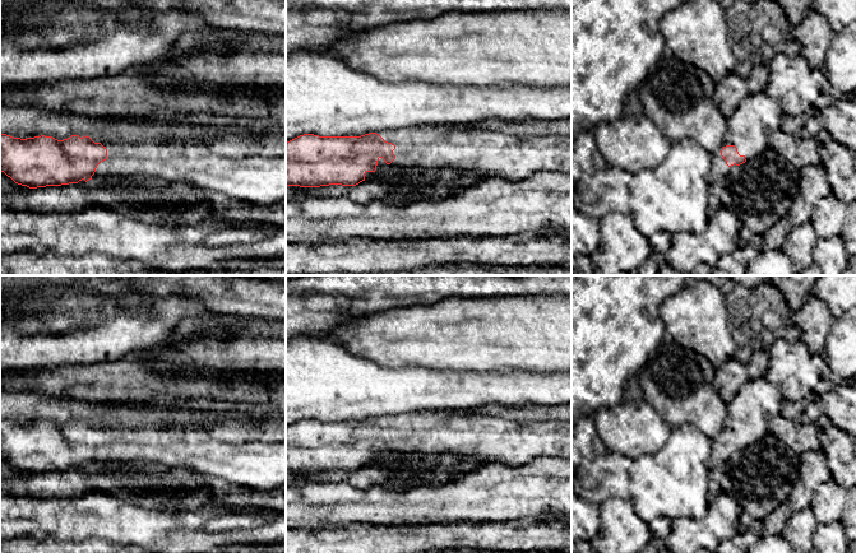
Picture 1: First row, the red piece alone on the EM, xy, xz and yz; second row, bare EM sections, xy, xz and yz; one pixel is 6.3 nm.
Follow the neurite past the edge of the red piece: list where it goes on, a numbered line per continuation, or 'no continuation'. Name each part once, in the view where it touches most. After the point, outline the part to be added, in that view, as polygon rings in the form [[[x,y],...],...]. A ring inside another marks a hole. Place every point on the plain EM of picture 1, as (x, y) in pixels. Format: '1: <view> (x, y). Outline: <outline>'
1: xz (429, 433). Outline: [[[443,410],[376,419],[395,431],[395,445],[387,450],[379,443],[376,456],[366,457],[365,465],[383,455],[438,457],[453,454],[514,466],[528,465],[541,456],[572,460],[572,422],[518,423],[489,414],[454,415]]]

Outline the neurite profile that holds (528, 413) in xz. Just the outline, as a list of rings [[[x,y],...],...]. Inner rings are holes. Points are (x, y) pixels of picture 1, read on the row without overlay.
[[[572,403],[556,406],[535,406],[531,404],[522,406],[485,405],[475,409],[443,412],[454,415],[489,414],[494,417],[515,420],[518,423],[533,423],[546,420],[572,422]]]

